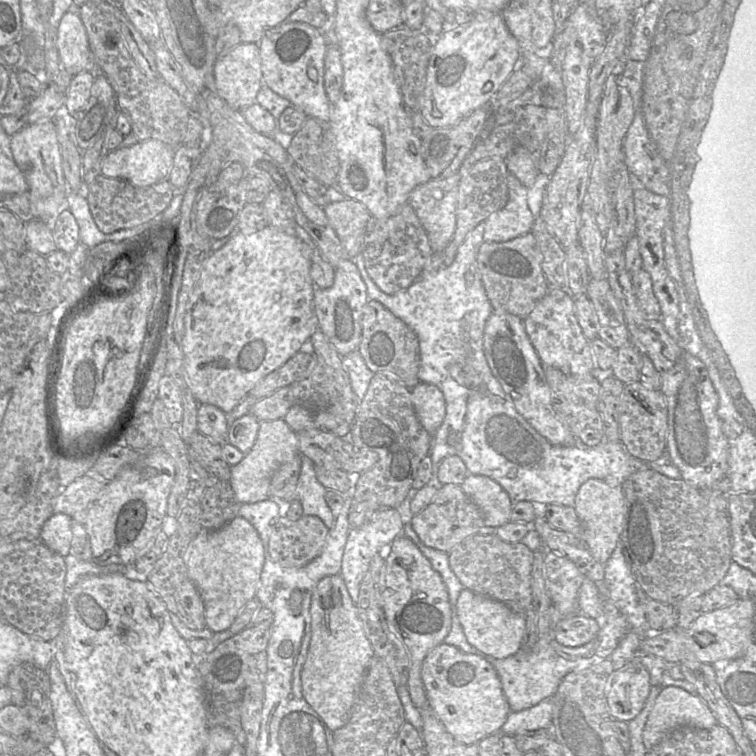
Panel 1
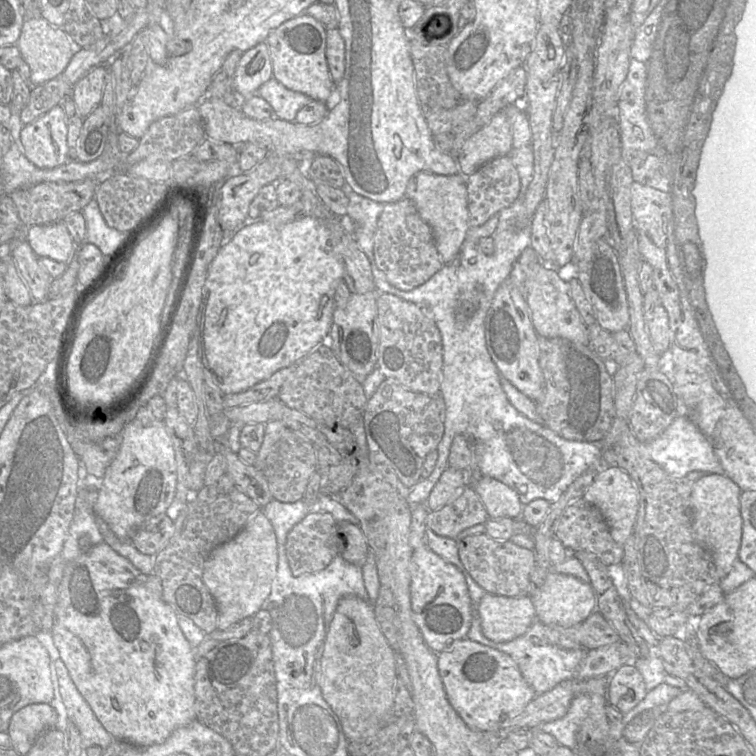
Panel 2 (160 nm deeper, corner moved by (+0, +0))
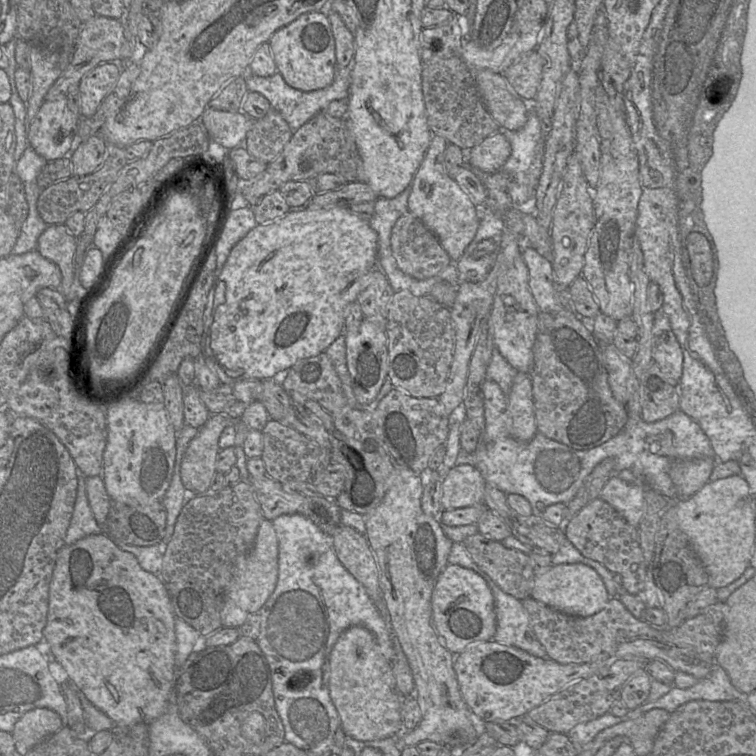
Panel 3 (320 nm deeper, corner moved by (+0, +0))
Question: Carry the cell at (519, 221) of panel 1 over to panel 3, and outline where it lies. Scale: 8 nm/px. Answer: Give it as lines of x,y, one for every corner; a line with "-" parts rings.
531,109
527,122
521,129
517,131
501,129
501,132
510,142
511,154
500,170
510,176
511,182
507,188
507,192
513,206
519,206
533,197
542,172
545,141
543,126
536,113

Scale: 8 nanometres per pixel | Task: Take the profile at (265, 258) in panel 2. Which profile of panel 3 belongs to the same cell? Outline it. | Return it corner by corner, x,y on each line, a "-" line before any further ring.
348,206
331,208
293,208
285,215
264,224
258,224
231,250
220,271
217,281
208,295
204,311
204,331
202,335
202,355
205,364
213,370
222,384
233,384
250,379
270,379
279,371
291,367
296,361
325,351
342,333
345,307
356,300
358,294
371,282
371,273
376,269
377,234
368,221
353,214

